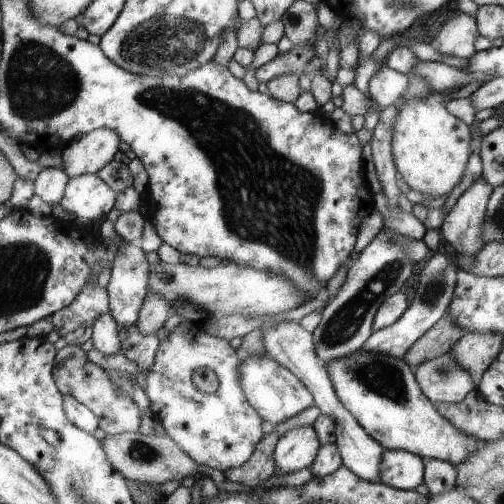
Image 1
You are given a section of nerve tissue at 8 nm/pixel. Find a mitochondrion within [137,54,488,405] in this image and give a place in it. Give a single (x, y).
(345, 323)

